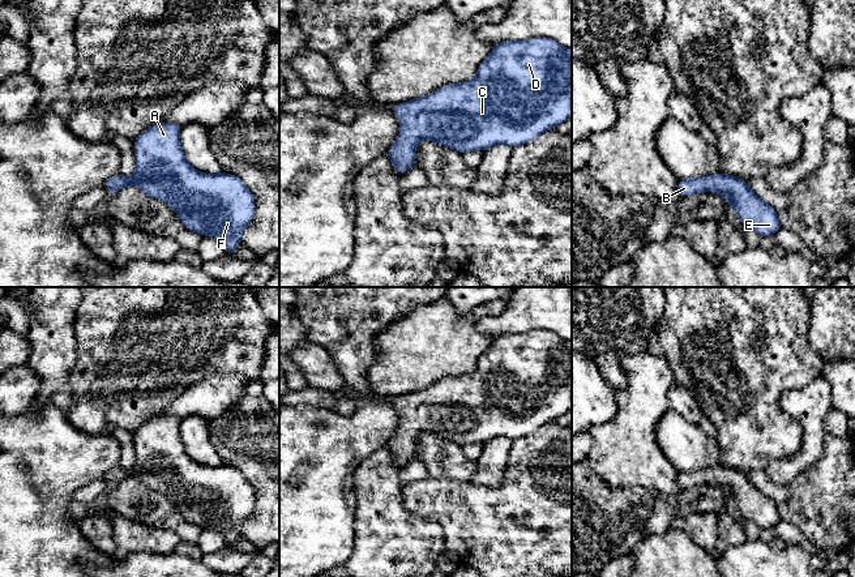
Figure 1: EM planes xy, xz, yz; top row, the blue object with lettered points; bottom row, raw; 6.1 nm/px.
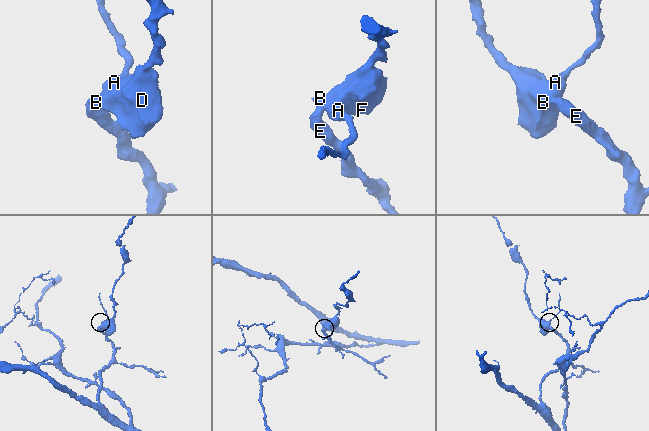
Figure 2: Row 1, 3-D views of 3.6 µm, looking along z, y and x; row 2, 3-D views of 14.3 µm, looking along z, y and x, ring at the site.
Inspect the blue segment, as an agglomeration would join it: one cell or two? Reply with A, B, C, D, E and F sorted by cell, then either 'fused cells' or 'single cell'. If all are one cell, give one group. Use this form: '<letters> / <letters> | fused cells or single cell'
A B C D E F | single cell

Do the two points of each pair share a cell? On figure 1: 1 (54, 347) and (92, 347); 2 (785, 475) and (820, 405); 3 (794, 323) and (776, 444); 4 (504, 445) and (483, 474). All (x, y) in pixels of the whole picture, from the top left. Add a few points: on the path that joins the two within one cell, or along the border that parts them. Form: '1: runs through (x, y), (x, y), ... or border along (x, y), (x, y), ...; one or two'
1: border along (76, 317), (76, 363), (69, 377); two
2: runs through (802, 458), (812, 448), (812, 422); one
3: runs through (768, 353), (768, 414); one
4: runs through (497, 452), (490, 467); one

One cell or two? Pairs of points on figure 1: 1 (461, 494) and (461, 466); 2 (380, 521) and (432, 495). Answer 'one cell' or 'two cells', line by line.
1: two cells
2: two cells

